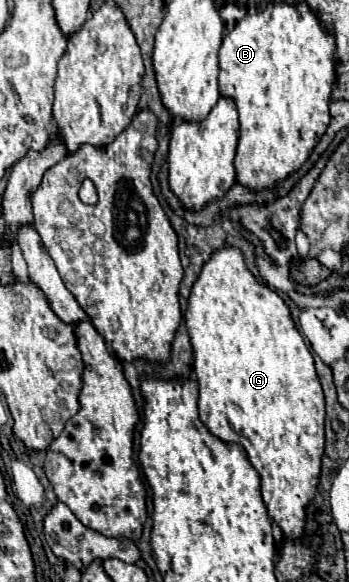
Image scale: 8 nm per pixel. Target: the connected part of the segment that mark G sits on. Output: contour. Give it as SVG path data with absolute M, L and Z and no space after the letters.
M221 247L215 253L211 253L211 257L203 263L203 267L199 271L199 277L193 283L193 289L189 293L187 311L185 311L185 323L187 323L191 345L193 345L193 371L195 371L197 381L199 381L199 417L201 417L201 421L219 439L229 441L229 443L239 443L239 445L245 447L251 465L259 471L261 493L263 493L263 501L267 505L269 515L281 527L283 537L299 539L303 535L303 527L305 527L305 507L313 499L317 483L319 483L321 455L323 455L323 445L325 445L325 433L323 433L325 401L323 401L323 391L321 391L321 385L319 385L319 379L317 379L317 371L315 371L315 365L313 365L313 355L311 355L309 347L305 345L301 333L297 331L289 307L285 305L285 301L275 291L271 291L267 285L263 285L249 271L249 267L245 263L245 255L241 253L241 249L237 249L237 247Z

